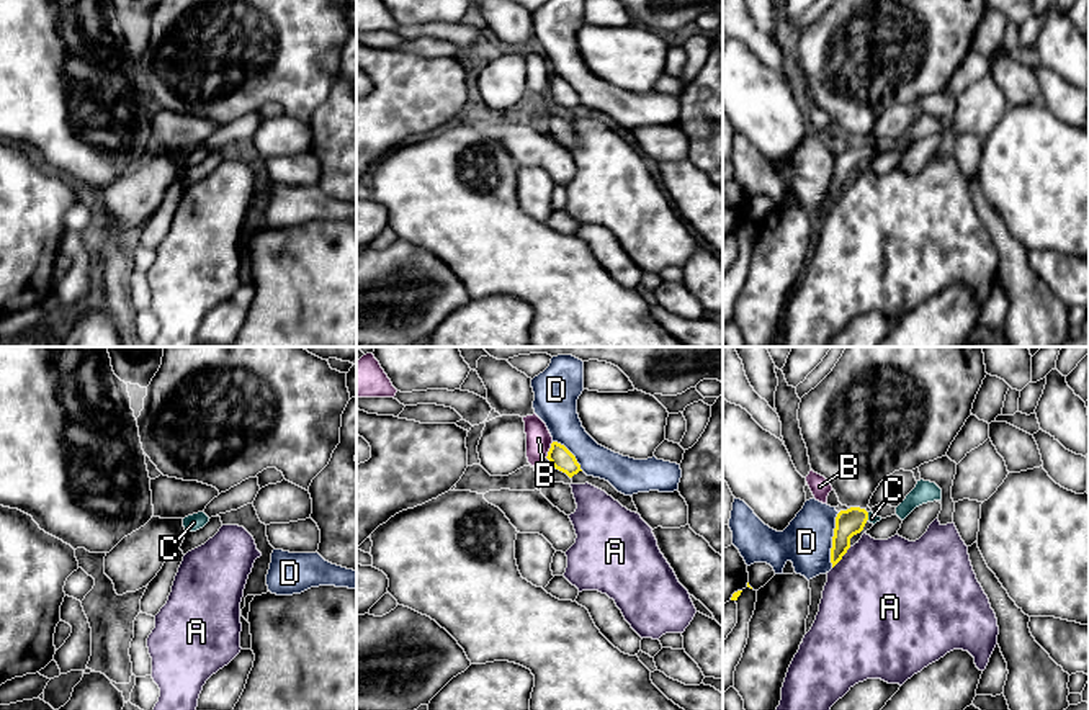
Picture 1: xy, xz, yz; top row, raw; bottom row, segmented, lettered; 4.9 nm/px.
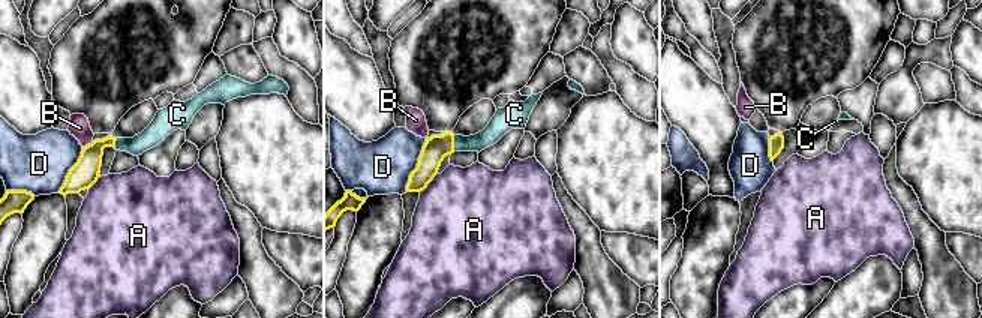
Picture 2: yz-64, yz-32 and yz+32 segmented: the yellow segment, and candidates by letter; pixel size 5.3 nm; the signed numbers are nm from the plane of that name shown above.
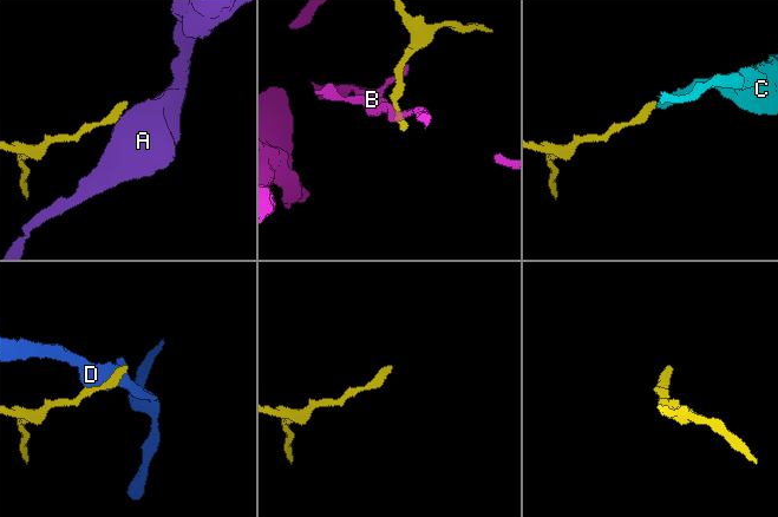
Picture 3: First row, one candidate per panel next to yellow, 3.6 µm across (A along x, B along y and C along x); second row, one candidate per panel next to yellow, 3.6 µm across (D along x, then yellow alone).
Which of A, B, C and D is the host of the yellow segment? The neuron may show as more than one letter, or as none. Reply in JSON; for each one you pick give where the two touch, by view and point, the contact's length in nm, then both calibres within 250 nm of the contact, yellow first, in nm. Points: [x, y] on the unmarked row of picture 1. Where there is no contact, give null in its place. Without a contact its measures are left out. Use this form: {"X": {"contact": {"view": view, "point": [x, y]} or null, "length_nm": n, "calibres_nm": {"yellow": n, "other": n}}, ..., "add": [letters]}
{"C": {"contact": {"view": "yz", "point": [867, 149]}, "length_nm": 40, "calibres_nm": {"yellow": 130, "other": 50}}, "add": ["C"]}

